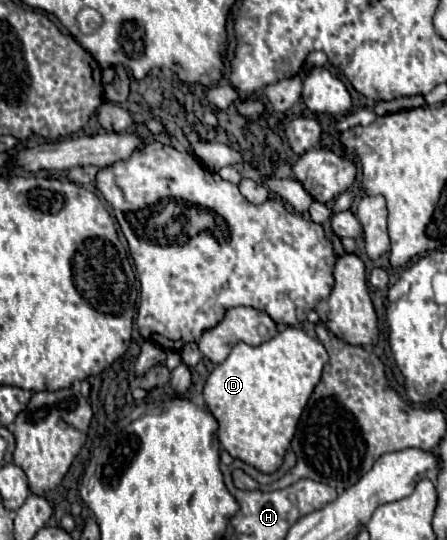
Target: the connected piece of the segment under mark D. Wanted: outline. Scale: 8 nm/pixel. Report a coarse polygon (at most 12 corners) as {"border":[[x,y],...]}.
{"border":[[287,326],[203,388],[233,458],[283,462],[327,350]]}

